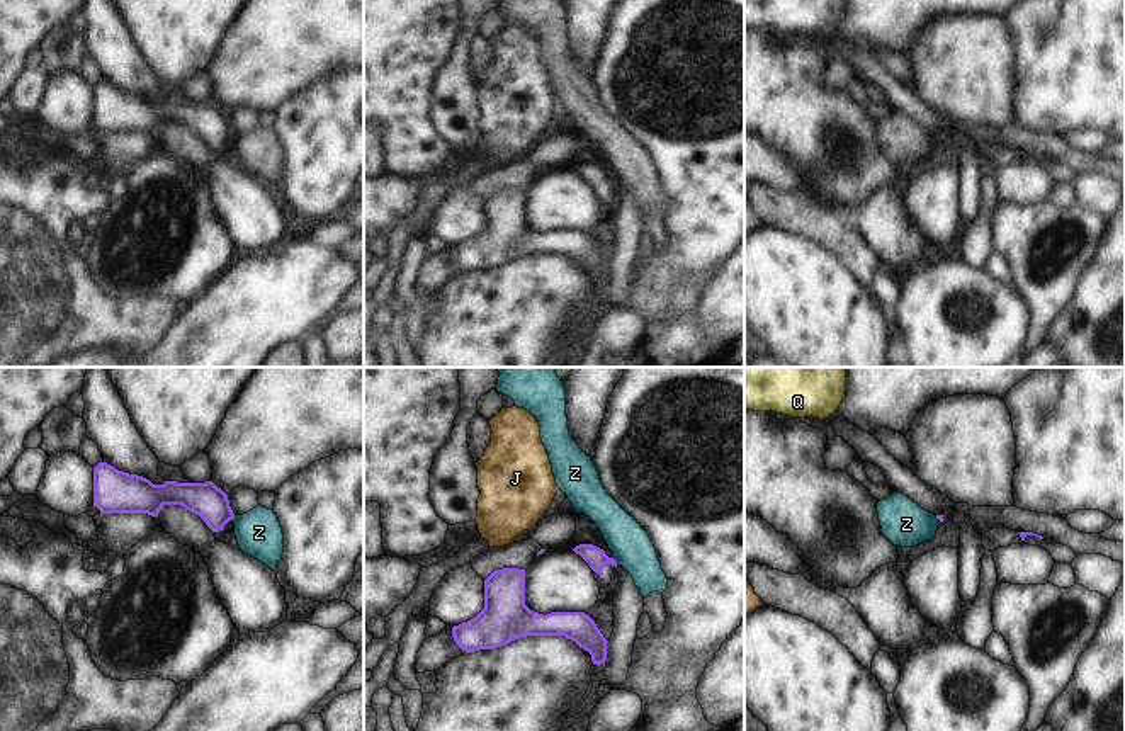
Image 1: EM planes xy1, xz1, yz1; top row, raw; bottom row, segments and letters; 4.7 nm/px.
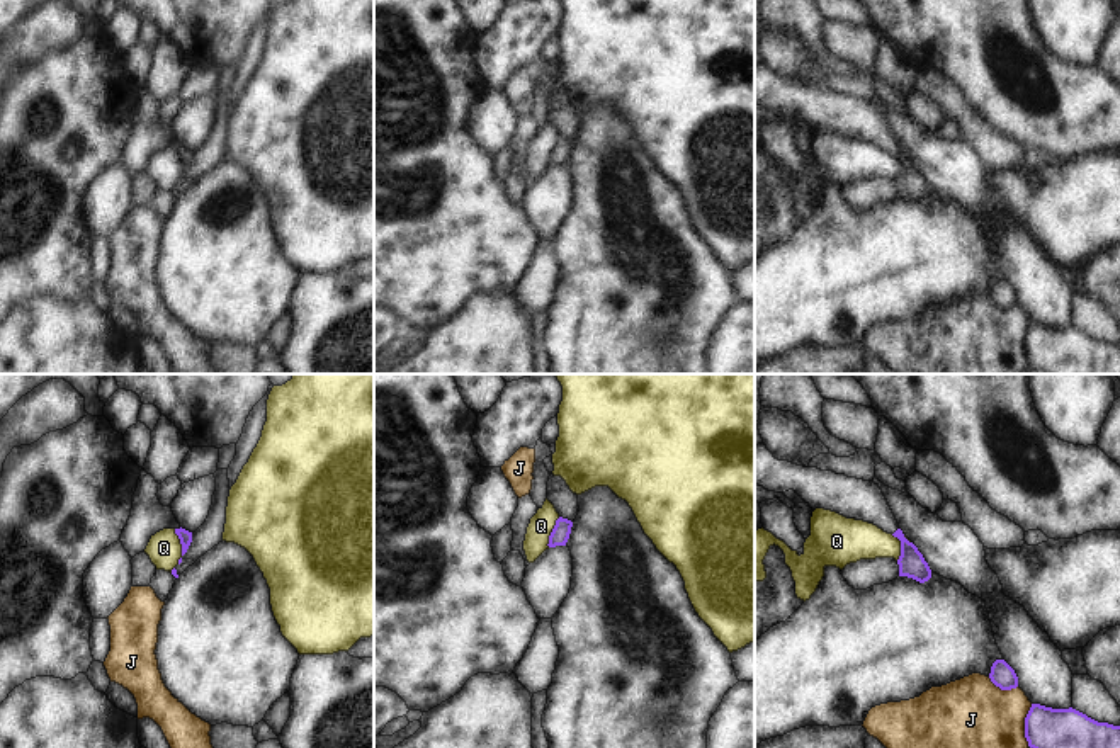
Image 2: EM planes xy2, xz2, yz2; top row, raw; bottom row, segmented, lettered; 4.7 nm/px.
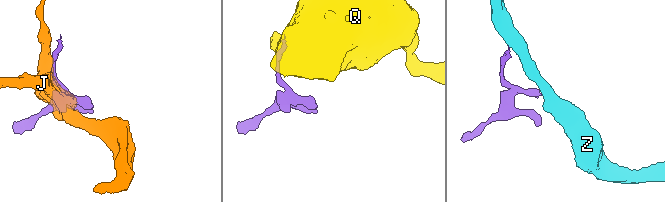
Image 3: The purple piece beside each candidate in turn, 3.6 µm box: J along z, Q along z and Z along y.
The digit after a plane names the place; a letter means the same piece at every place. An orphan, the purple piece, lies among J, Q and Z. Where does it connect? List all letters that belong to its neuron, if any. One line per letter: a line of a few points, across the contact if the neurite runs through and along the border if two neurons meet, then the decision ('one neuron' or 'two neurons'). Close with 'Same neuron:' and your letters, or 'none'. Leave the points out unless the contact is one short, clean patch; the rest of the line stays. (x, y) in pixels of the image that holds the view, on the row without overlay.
J: two neurons
Q: line xy2 (174, 148), (181, 164), (179, 182); two neurons
Z: line xz1 (612, 177), (617, 184); two neurons
Same neuron: none

